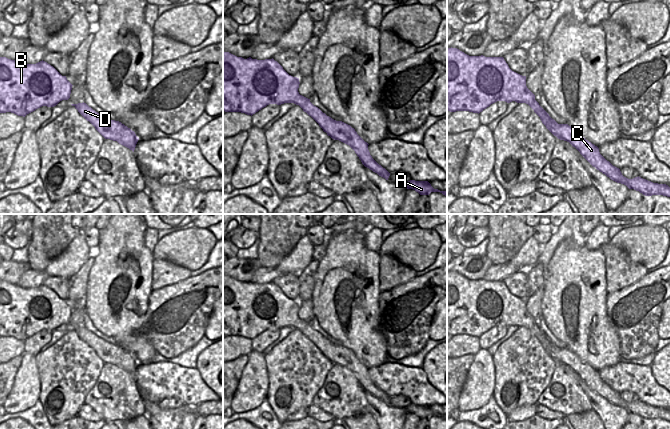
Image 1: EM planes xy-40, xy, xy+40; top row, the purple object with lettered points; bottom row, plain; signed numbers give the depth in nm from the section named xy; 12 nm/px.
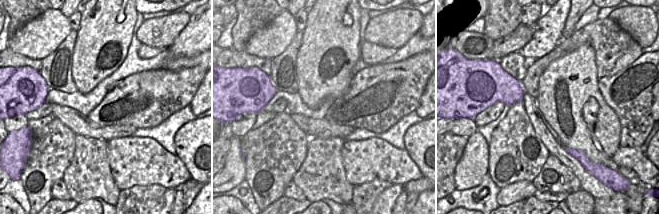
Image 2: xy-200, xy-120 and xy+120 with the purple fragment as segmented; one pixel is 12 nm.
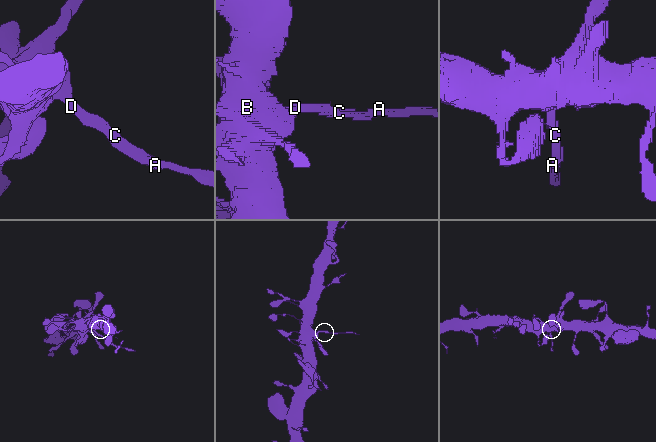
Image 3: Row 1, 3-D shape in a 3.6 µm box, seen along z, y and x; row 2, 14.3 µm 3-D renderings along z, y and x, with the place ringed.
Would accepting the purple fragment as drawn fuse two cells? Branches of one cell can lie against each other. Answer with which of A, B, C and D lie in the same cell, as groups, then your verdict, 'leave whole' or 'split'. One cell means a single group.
groups A C D / B; split

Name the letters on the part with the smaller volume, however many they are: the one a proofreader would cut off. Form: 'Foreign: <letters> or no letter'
Foreign: A, C, D

